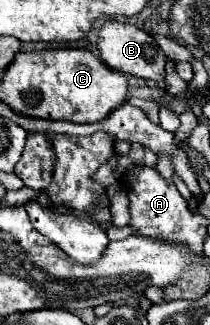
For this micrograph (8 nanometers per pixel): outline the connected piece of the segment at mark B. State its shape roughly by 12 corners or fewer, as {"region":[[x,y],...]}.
{"region":[[105,22],[99,52],[107,66],[143,80],[165,78],[153,36]]}

